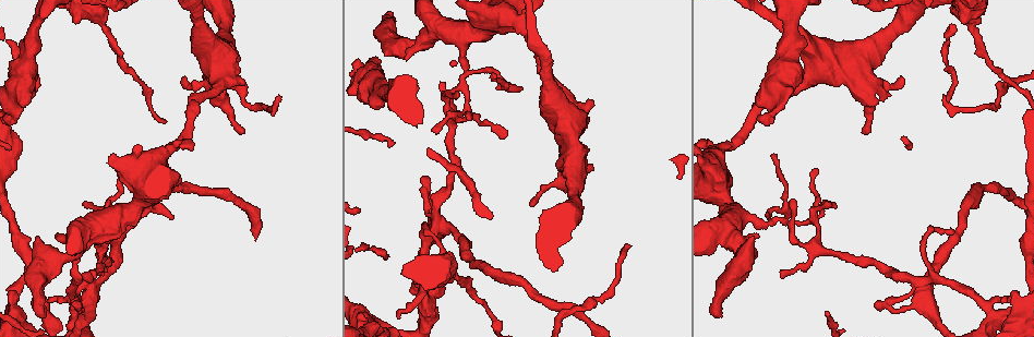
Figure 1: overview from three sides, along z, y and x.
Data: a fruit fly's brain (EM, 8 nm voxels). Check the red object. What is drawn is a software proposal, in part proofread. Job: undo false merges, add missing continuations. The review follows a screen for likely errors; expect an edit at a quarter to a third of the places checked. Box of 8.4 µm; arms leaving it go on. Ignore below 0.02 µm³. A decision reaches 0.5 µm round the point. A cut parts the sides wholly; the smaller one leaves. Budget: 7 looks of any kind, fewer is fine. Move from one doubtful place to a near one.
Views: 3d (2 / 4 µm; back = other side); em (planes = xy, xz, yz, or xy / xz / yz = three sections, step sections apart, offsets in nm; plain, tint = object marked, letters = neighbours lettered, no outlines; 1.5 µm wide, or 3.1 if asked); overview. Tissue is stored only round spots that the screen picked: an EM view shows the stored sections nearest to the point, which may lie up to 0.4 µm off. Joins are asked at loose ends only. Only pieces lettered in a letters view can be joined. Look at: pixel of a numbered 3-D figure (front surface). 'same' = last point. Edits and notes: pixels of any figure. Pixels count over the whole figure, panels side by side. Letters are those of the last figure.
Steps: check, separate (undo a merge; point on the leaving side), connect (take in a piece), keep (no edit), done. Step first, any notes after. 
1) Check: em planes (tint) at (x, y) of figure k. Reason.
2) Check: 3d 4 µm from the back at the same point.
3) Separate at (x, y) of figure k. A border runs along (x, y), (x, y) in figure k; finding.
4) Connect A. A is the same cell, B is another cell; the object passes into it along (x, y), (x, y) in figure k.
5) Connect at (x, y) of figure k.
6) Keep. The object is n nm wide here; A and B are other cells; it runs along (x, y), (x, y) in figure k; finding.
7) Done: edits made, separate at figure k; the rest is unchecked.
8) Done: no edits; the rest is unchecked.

Check: 3d 4 µm at (971, 13) of figure 1. Sudden change in width.

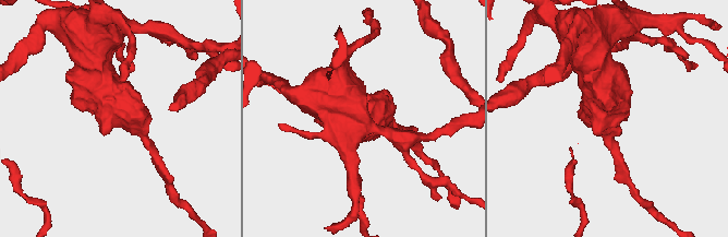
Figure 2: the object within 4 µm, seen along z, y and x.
Check: em planes (letters) at (135, 118) of figure 2. Now the EM.

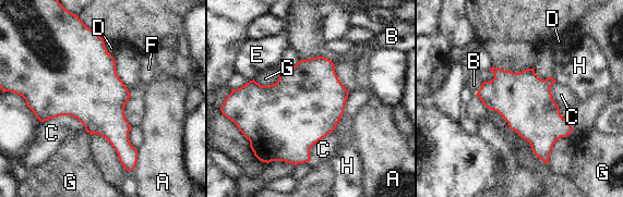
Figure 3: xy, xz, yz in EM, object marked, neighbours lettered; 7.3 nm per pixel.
Keep. A, B, C, D, E, F, G and H are other cells; a border runs along (282, 72), (268, 85), (253, 79) in figure 3; one cell here.

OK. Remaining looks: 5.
Check: em yz step 4 (letters) at (245, 101) of figure 1. Sharp bend.

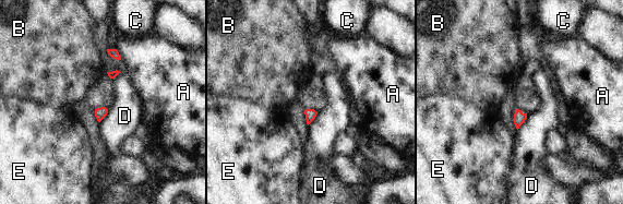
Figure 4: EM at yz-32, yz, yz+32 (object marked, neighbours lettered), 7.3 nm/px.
Check: em planes (letters) at the same point. Another direction.

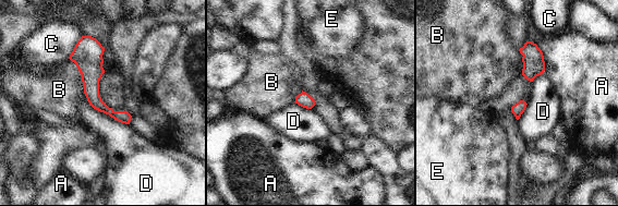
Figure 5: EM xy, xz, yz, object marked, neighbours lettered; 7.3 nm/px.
Keep. The longest contact is with D, 400 nm; A, B, C, D and E are other cells; a border runs along (84, 93), (94, 108), (129, 124) in figure 5; continuous, no second cell.

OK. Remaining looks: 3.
Check: em planes (letters) at (869, 132) of figure 1. An open end.

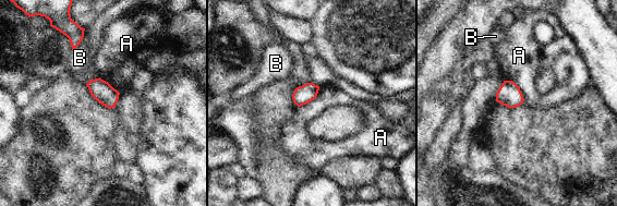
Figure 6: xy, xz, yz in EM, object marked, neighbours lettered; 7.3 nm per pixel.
Keep. A and B are other cells; a border runs along (504, 80), (519, 87), (523, 102) in figure 6; none of them fits.

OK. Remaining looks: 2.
Done: no edits; the rest is unchecked.

